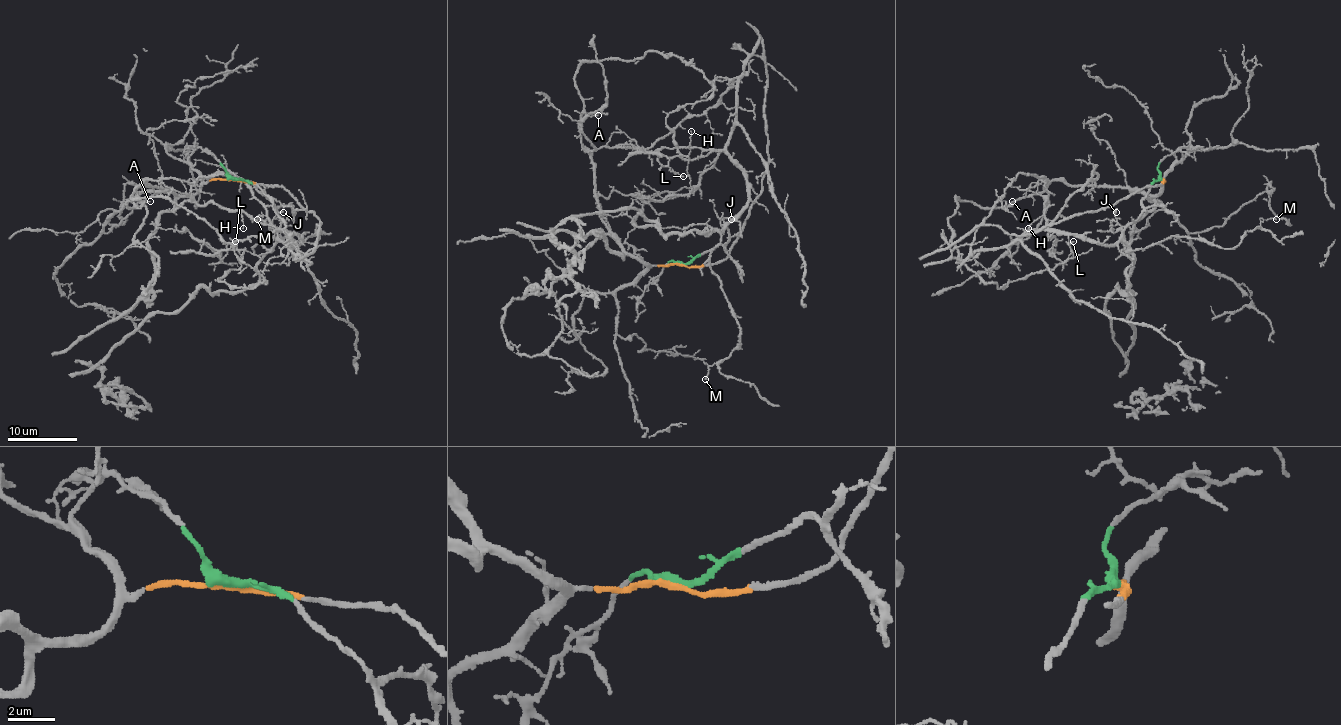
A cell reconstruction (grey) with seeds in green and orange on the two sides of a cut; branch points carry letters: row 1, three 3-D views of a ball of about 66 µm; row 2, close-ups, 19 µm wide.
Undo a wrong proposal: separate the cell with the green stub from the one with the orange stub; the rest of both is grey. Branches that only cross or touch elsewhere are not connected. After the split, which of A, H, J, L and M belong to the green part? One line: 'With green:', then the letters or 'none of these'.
With green: H, J, L, M

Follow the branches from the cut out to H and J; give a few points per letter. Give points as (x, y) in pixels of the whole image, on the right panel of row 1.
H: (1161, 180), (1154, 182), (1142, 201), (1142, 210), (1113, 244), (1058, 234), (1047, 225), (1044, 213), (1028, 229)
J: (1161, 180), (1154, 182), (1142, 204), (1142, 213), (1123, 230), (1116, 211)

